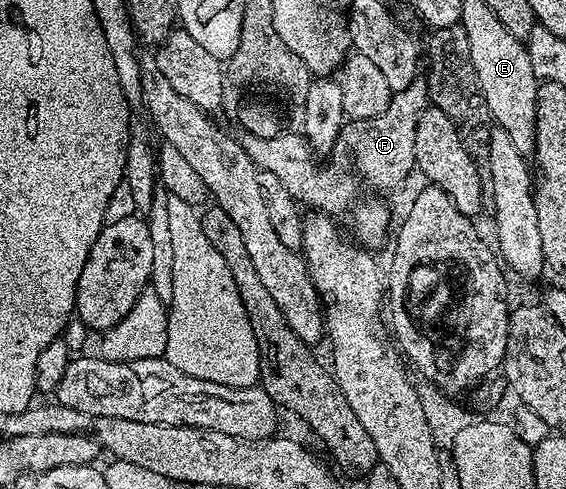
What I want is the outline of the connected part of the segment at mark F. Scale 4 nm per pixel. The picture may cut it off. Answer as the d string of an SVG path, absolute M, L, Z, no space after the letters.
M419 78L407 86L407 90L393 93L389 109L370 120L362 120L356 125L353 140L339 139L333 143L333 151L328 157L329 164L316 164L315 153L309 147L300 131L282 130L277 137L257 138L248 134L240 137L241 146L260 171L275 174L283 182L283 190L291 194L298 205L309 207L334 218L340 212L348 213L354 207L353 183L357 176L353 173L353 155L361 163L361 168L382 188L389 192L397 188L415 168L415 126L419 126L419 114L430 107L429 85Z

